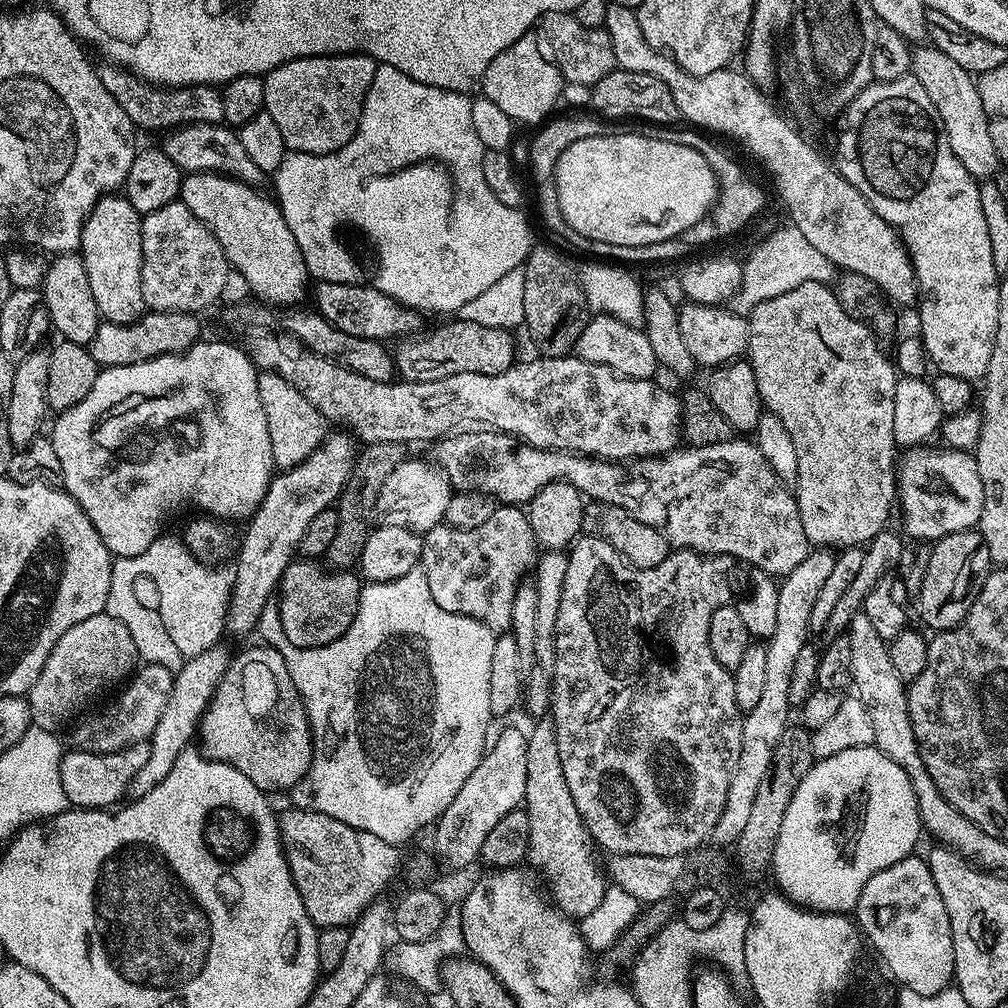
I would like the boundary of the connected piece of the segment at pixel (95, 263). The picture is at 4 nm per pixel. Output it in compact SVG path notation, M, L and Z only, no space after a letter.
M109 194L96 203L84 223L78 255L84 260L94 302L101 317L110 324L133 324L146 311L142 298L141 219L127 195Z

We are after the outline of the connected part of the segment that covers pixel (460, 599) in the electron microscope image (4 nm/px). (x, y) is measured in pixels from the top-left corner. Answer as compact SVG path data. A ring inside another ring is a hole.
M498 506L494 514L490 514L490 518L482 522L482 526L474 526L474 530L458 530L442 523L423 533L423 537L419 567L426 574L426 586L430 586L434 602L438 602L442 610L474 618L477 623L485 624L493 634L507 633L512 626L514 594L527 577L524 575L527 572L529 575L535 569L538 559L538 545L530 530L525 509L520 506Z

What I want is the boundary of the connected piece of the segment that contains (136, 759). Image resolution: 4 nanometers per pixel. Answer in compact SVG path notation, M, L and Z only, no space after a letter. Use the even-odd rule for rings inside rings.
M129 744L120 752L103 754L79 750L65 751L60 758L60 773L62 774L62 790L66 790L69 805L78 808L111 809L117 802L125 799L123 798L124 791L125 794L129 791L132 779L146 762L147 756L147 747L140 744Z

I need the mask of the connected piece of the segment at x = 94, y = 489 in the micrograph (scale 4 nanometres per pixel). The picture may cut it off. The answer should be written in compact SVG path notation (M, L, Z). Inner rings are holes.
M204 338L190 345L183 352L155 356L137 364L104 368L98 374L94 386L90 386L90 394L86 394L86 398L82 398L74 406L59 413L55 419L50 439L54 450L58 450L62 487L75 498L78 506L82 506L86 518L94 522L94 530L98 530L102 542L106 542L108 551L113 557L142 554L156 541L156 537L161 535L163 528L160 527L171 516L176 516L187 508L197 508L200 511L197 513L207 514L224 522L240 519L243 521L251 517L262 502L274 475L270 426L266 426L266 410L262 410L262 398L258 398L258 369L243 347L235 348L234 345L223 344L220 340Z

